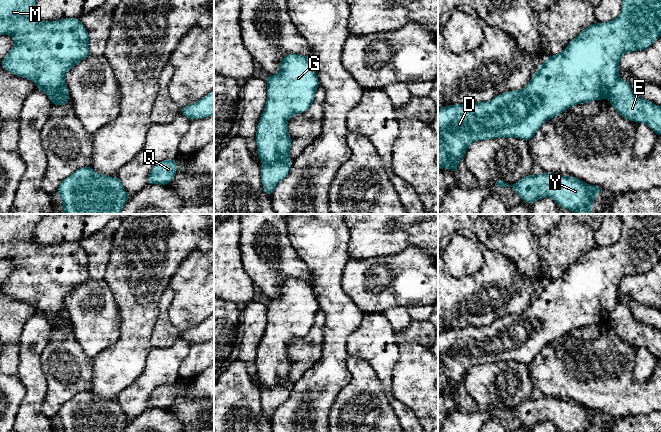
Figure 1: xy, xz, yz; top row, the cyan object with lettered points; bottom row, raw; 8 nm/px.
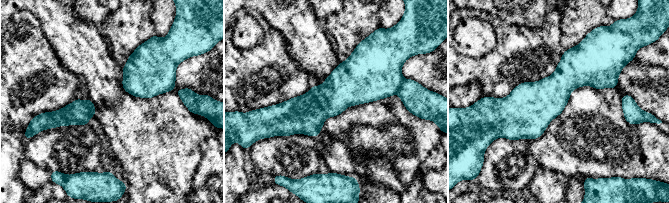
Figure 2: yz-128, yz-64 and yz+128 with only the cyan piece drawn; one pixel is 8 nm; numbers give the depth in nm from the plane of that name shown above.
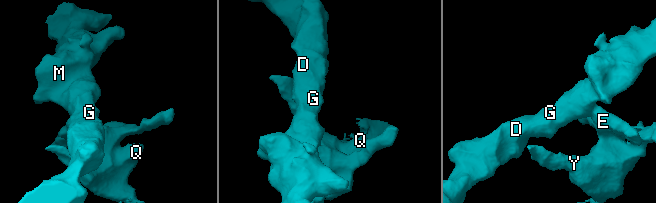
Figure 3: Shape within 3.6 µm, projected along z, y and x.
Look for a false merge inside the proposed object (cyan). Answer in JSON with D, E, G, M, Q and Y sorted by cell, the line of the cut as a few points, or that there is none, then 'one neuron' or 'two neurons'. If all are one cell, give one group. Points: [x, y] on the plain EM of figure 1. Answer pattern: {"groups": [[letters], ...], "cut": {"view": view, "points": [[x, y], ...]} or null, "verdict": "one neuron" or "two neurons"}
{"groups": [["D", "G", "M"], ["E", "Q", "Y"]], "cut": {"view": "xz", "points": [[289, 384], [263, 388]]}, "verdict": "two neurons"}

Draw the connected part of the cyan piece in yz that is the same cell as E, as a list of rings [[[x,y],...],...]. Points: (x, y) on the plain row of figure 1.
[[[618,302],[607,322],[622,341],[645,347],[657,359],[661,359],[661,331],[637,321],[627,305]]]

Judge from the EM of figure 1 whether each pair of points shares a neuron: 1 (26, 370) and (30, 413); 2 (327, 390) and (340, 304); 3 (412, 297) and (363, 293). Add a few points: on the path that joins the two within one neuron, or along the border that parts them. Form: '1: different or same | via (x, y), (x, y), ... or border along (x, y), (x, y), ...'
1: same | via (31, 381), (31, 402)
2: same | via (331, 369), (335, 351), (335, 331), (339, 325)
3: same | via (400, 295), (375, 294)

